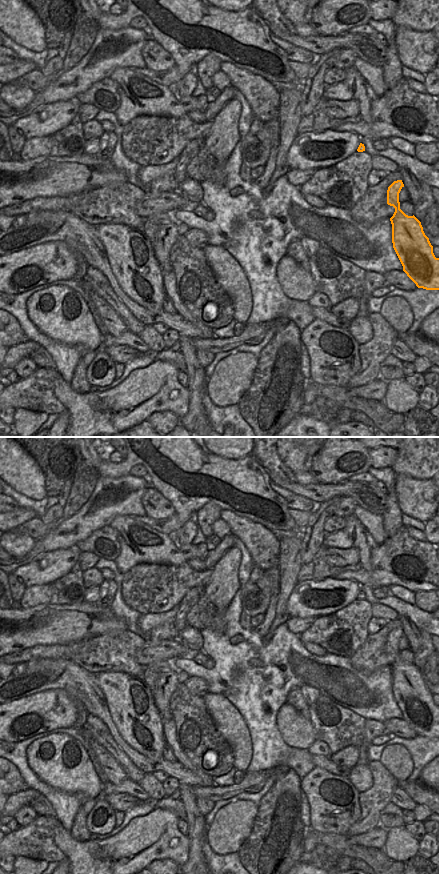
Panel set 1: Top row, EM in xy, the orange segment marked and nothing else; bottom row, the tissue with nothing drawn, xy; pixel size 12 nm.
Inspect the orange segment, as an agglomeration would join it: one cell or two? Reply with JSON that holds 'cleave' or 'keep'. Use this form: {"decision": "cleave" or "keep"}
{"decision": "keep"}

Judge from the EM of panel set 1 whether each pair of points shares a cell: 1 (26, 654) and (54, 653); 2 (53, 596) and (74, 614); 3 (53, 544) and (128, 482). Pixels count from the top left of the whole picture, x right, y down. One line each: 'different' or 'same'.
1: same
2: different
3: same

